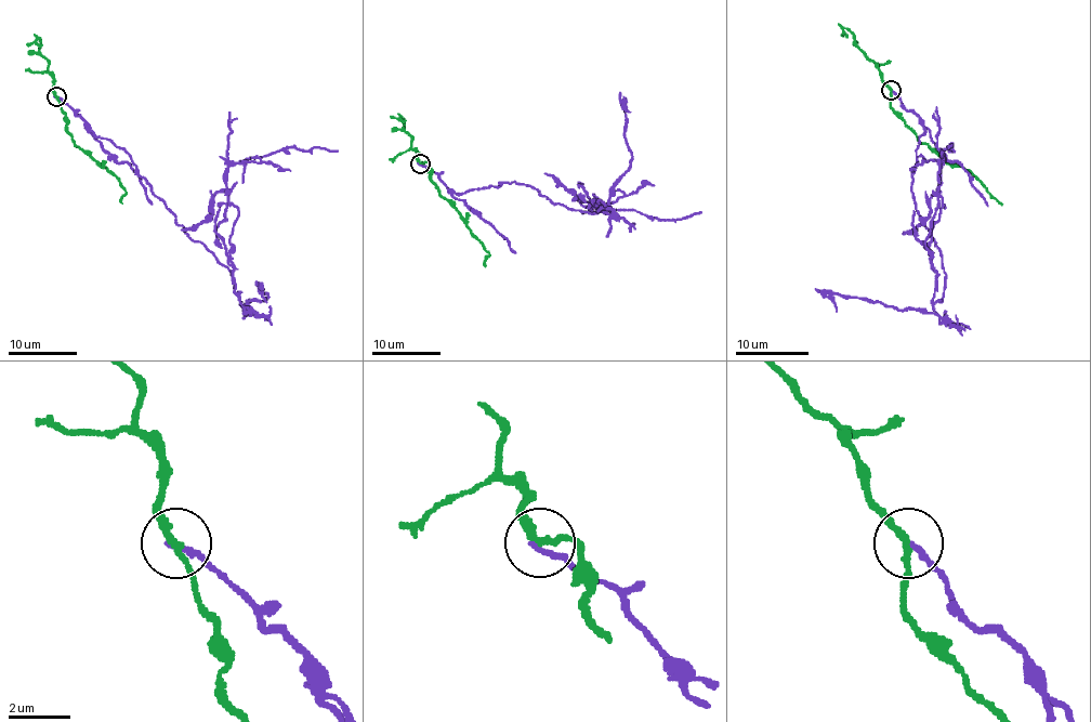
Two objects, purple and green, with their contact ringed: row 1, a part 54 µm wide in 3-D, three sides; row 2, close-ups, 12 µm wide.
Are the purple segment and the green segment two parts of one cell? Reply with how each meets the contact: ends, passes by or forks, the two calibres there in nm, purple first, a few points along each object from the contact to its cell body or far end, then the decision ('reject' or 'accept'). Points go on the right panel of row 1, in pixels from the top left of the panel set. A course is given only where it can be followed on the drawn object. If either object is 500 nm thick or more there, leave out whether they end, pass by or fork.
purple ends | green passes by | 200/200 nm | purple via (891, 91), (923, 126), (911, 186), (946, 274), (933, 302), (925, 239), (951, 146), (944, 149) | green via (891, 91), (891, 107), (917, 139), (977, 179), (1002, 205) | reject

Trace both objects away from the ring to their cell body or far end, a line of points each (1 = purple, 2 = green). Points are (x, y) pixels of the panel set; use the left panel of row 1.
1: (56, 96), (122, 148), (226, 267), (237, 293), (228, 167), (287, 148), (338, 152)
2: (56, 96), (73, 141), (117, 179), (126, 193), (120, 202)

